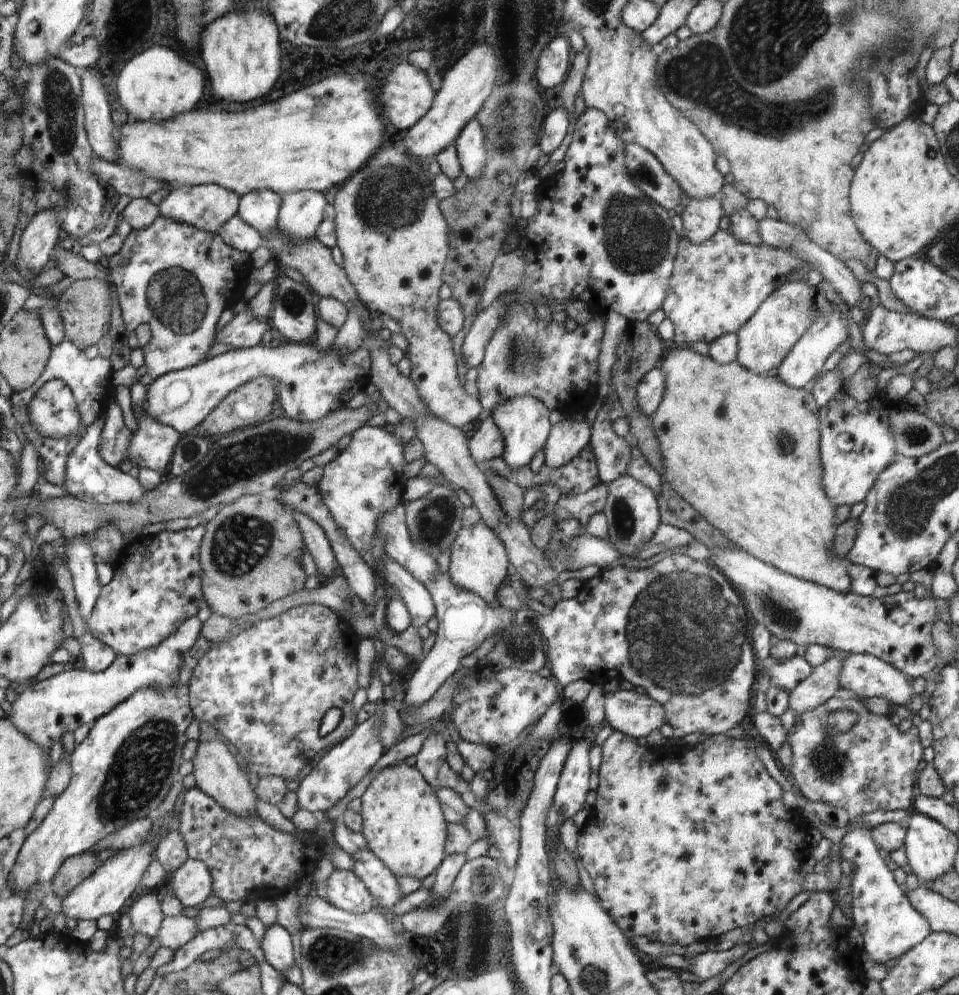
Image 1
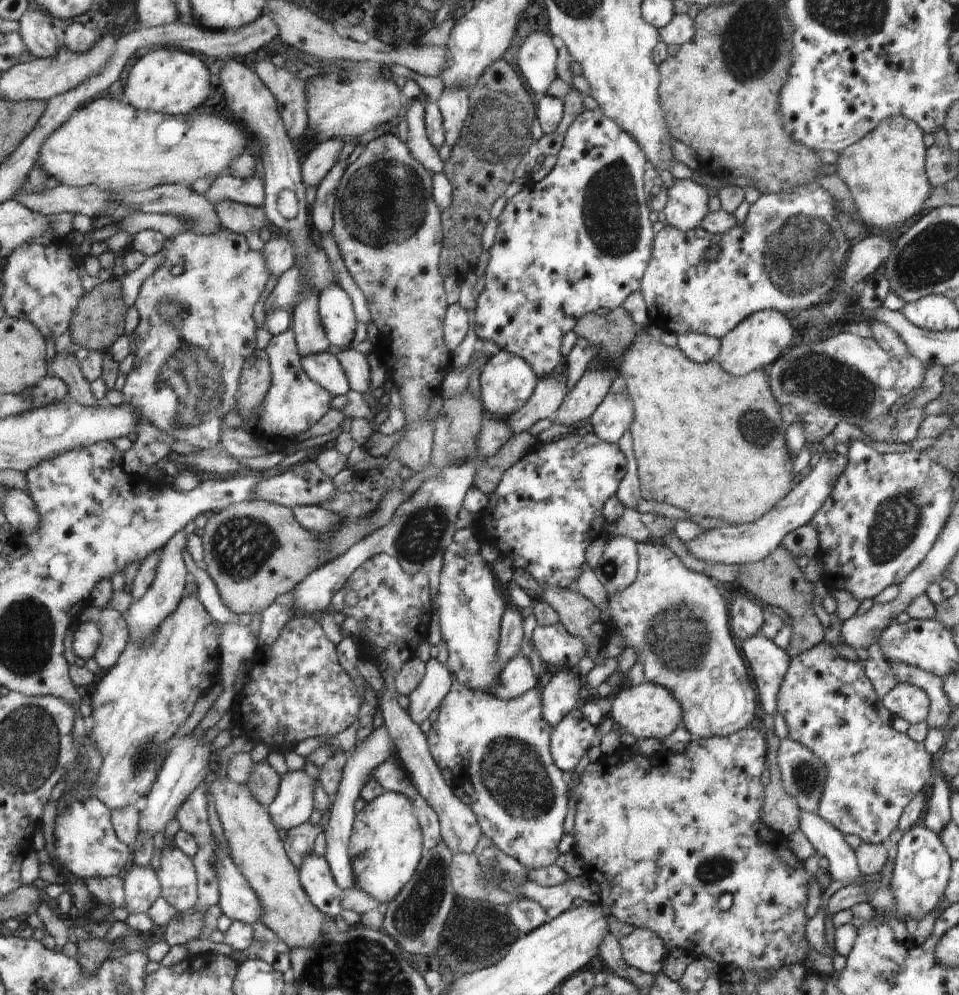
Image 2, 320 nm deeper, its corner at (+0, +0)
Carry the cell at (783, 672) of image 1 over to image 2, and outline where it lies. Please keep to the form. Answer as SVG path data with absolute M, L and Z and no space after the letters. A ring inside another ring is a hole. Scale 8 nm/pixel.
M761 632L752 638L746 638L740 647L748 658L752 673L755 674L756 685L759 686L760 703L763 713L774 717L777 710L778 690L782 686L784 674L790 666L790 656L785 650L762 636Z

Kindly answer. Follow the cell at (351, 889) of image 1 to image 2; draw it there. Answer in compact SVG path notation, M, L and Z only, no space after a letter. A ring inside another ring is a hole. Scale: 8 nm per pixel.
M314 853L308 854L304 856L298 872L312 905L331 920L339 920L343 910L343 905L340 904L343 889L336 884L328 862Z

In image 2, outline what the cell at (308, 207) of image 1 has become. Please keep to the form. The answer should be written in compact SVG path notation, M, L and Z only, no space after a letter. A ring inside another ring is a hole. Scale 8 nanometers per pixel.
M338 137L318 144L314 150L308 148L306 156L301 160L301 178L306 188L317 188L320 185L337 164L343 145L343 141Z

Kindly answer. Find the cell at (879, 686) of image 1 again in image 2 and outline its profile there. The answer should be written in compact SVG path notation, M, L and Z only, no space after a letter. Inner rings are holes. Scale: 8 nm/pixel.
M897 683L883 699L883 706L888 713L902 718L910 725L926 721L929 705L926 692L909 683Z

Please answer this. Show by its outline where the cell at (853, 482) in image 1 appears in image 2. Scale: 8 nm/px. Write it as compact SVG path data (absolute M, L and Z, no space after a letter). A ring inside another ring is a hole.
M843 449L828 452L824 450L820 457L815 458L810 474L805 476L790 492L788 496L776 504L767 515L752 524L729 525L722 528L702 532L695 540L684 542L686 550L699 560L707 564L725 564L740 566L740 564L754 564L773 554L782 544L786 536L799 528L812 522L823 504L832 496L836 480L842 472L847 470L848 458Z

